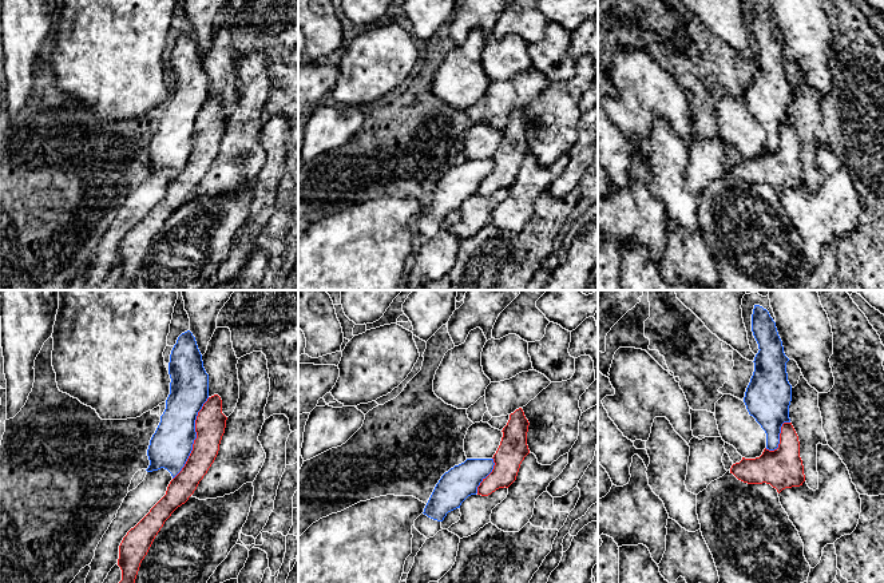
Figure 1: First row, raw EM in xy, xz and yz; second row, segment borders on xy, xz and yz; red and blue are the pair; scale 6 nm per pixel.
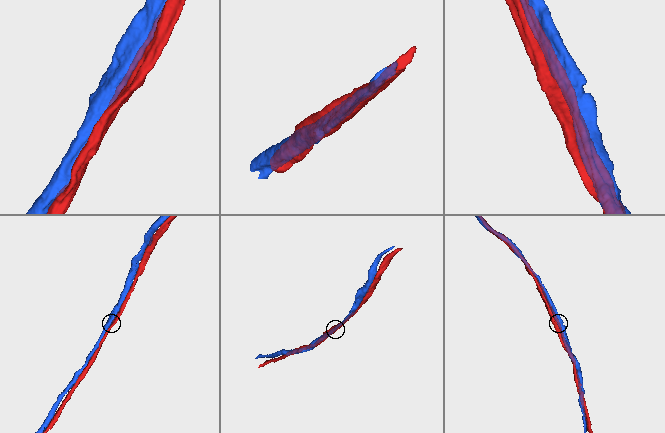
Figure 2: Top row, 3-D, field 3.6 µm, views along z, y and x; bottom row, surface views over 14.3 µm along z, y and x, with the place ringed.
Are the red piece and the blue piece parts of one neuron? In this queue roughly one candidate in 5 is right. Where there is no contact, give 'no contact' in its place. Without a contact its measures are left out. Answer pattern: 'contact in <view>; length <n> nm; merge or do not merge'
contact in xy; length 550 nm; do not merge

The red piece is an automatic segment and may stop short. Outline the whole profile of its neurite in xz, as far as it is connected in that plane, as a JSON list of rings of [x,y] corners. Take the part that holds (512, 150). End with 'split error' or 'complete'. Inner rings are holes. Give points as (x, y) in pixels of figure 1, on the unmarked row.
[[[522,108],[510,115],[510,120],[502,131],[500,146],[492,158],[493,170],[477,187],[477,195],[488,197],[499,189],[508,189],[516,181],[520,164],[530,154],[528,126]]]; complete

